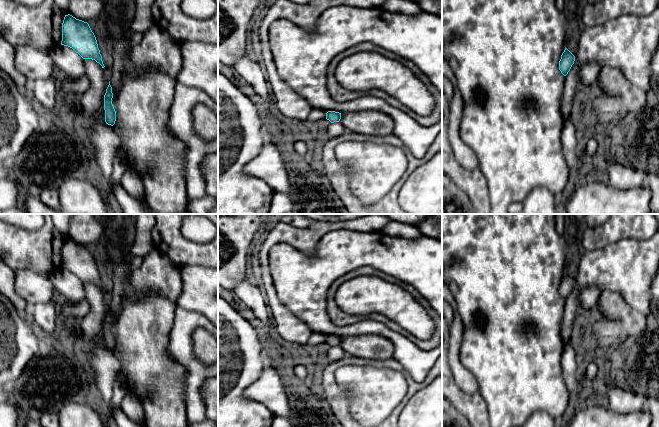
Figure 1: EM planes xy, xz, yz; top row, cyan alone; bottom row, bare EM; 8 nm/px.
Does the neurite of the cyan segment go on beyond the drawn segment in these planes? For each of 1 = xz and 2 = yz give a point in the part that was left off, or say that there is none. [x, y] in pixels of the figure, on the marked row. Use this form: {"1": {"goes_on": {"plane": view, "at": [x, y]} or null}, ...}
{"1": {"goes_on": null}, "2": {"goes_on": null}}

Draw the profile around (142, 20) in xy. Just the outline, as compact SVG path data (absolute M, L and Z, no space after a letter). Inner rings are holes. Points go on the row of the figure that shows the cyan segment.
M136 0L136 9L127 34L114 45L114 64L111 70L110 85L112 87L112 104L115 109L117 94L123 82L126 70L125 53L128 46L127 39L134 33L144 32L153 24L151 7L154 0Z

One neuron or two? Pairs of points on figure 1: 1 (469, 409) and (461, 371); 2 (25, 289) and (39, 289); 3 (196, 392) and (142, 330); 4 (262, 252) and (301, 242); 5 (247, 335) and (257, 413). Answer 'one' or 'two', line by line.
1: two
2: one
3: two
4: one
5: one

